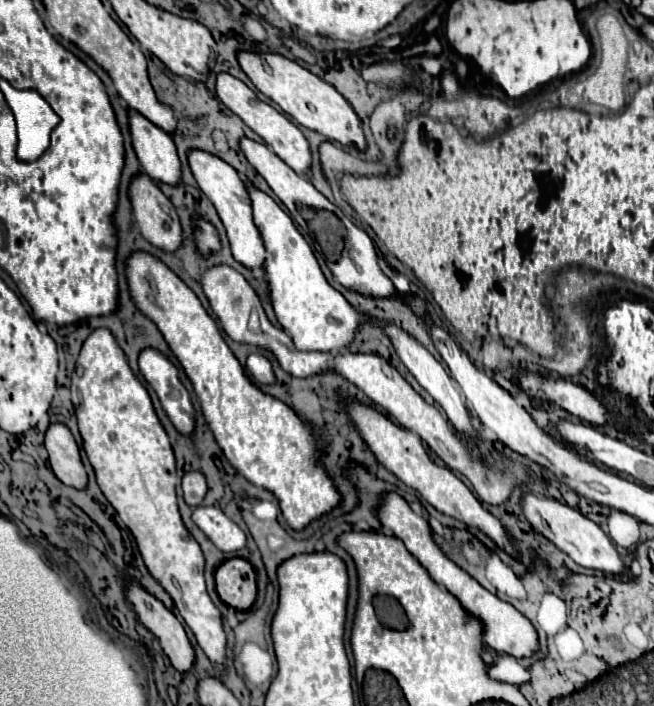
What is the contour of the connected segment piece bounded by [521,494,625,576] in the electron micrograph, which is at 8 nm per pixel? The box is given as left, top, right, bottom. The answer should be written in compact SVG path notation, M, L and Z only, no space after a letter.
M525 494L521 504L523 504L523 514L531 522L531 526L547 540L551 540L561 552L571 556L573 562L577 562L579 566L589 570L599 570L603 574L613 574L613 576L625 572L625 564L611 538L595 522L591 522L575 508L569 508L553 498L537 498L535 494Z

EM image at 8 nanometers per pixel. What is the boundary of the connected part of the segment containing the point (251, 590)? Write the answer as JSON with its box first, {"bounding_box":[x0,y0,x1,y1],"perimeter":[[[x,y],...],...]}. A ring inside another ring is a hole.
{"bounding_box":[217,558,257,610],"perimeter":[[[231,558],[217,568],[217,592],[235,610],[249,610],[257,598],[255,568],[245,558]]]}

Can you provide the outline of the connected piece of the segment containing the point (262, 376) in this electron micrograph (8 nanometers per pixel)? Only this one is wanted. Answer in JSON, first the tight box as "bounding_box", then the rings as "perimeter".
{"bounding_box":[247,354,275,384],"perimeter":[[[249,354],[247,356],[247,370],[251,372],[251,376],[259,384],[273,384],[275,382],[275,374],[273,374],[271,362],[263,354]]]}

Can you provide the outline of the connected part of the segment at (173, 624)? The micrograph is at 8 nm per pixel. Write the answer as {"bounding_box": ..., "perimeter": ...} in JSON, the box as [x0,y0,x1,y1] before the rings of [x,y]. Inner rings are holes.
{"bounding_box":[127,582,195,672],"perimeter":[[[137,582],[127,584],[127,598],[137,612],[139,622],[161,640],[173,668],[179,672],[191,672],[195,666],[195,650],[187,638],[185,626],[177,620],[177,616]]]}

